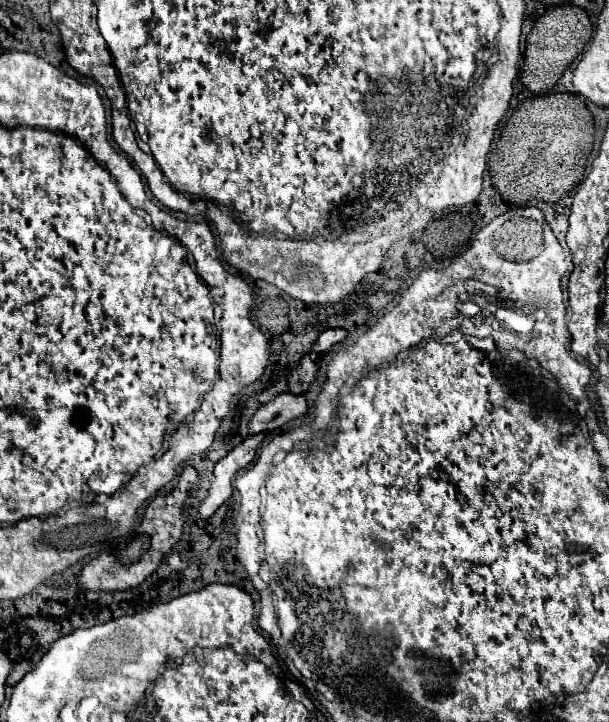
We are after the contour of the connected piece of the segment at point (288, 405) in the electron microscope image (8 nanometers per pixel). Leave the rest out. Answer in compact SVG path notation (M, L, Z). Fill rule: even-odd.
M284 392L276 396L272 402L264 404L250 420L250 434L258 434L264 430L282 428L286 422L300 418L308 412L308 402L304 396L294 396Z

